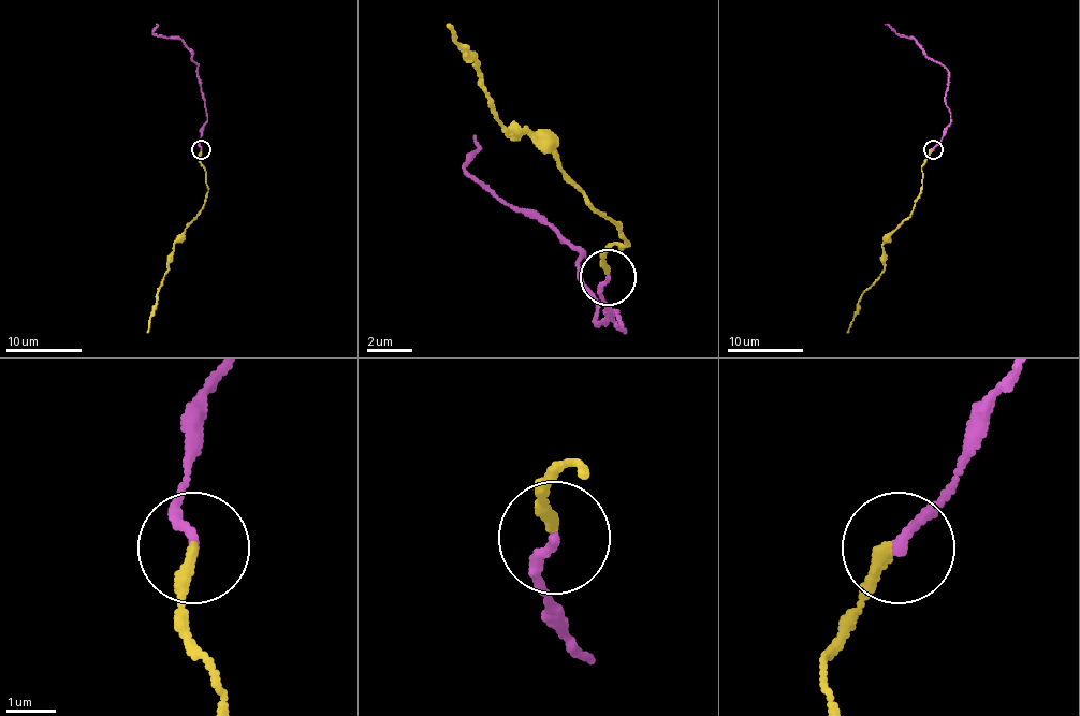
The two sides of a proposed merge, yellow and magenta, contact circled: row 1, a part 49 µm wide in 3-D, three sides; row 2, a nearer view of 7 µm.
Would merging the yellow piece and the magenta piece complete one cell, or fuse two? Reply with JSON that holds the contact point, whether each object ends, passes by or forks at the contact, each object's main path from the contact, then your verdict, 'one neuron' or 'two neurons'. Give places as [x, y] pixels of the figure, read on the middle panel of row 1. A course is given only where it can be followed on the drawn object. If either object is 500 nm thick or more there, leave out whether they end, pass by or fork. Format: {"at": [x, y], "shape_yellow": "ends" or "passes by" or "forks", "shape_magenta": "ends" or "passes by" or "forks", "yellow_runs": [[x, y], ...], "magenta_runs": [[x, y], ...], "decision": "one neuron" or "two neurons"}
{"at": [608, 277], "shape_yellow": "ends", "shape_magenta": "ends", "yellow_runs": [[607, 273], [612, 245], [629, 239], [601, 217], [523, 128], [512, 133], [479, 67], [446, 22]], "magenta_runs": [[607, 278], [607, 311], [624, 329], [612, 311], [596, 322], [573, 250], [535, 217], [473, 178], [473, 133]], "decision": "one neuron"}

